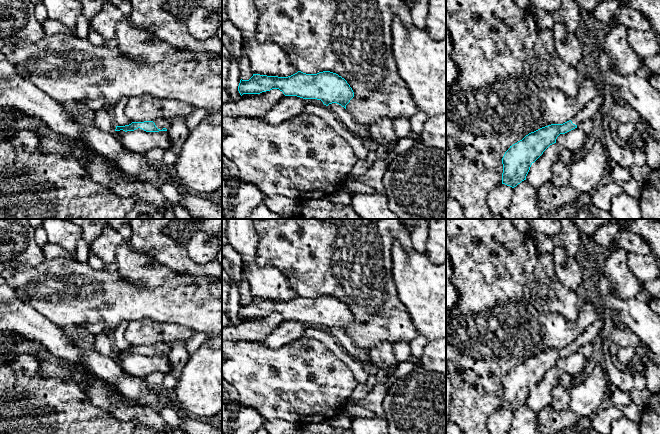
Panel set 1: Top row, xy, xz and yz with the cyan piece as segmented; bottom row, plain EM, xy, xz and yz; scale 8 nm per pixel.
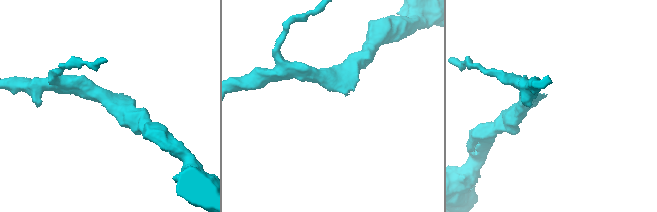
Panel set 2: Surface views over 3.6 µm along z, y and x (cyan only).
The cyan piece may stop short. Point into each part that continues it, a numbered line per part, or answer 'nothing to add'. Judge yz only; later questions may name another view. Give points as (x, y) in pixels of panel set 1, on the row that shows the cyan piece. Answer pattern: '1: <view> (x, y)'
1: yz (594, 106)

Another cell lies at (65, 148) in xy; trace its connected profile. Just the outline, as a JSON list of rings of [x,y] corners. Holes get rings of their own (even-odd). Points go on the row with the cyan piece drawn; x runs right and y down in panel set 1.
[[[39,136],[40,148],[44,153],[56,153],[66,158],[73,158],[74,149],[80,147],[82,149],[82,155],[79,157],[79,161],[82,164],[89,163],[90,154],[92,150],[80,137],[64,137],[63,141],[57,139],[48,139]]]

